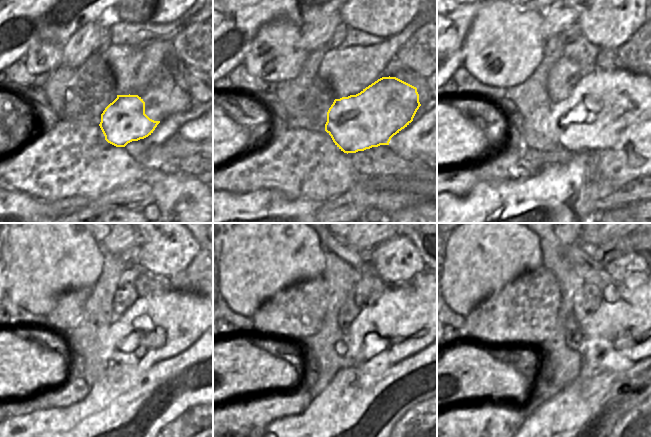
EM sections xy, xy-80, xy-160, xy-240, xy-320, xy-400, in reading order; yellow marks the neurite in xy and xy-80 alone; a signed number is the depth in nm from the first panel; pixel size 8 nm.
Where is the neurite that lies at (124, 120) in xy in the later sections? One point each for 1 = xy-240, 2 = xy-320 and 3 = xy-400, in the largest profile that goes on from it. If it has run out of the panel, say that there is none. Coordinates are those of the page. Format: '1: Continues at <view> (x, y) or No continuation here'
1: Continues at xy-240 (172, 323)
2: Continues at xy-320 (412, 315)
3: Continues at xy-400 (640, 320).

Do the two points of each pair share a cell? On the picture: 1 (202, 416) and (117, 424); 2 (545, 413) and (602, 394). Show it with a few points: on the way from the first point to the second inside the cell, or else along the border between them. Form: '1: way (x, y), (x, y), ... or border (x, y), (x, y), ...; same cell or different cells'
1: border (195, 406), (177, 416), (166, 426); different cells
2: way (559, 413), (583, 413), (588, 408); same cell

